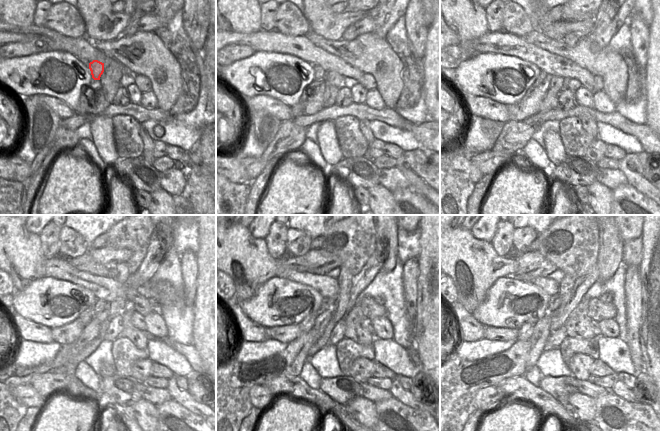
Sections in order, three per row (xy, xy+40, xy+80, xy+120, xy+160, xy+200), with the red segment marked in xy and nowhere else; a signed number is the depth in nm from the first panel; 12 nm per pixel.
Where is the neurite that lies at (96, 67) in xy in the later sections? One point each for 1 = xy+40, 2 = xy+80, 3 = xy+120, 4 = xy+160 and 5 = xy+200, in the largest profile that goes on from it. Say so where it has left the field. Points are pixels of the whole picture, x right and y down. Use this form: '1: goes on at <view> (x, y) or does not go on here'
1: goes on at xy+40 (320, 74)
2: goes on at xy+80 (543, 75)
3: goes on at xy+120 (88, 314)
4: goes on at xy+160 (308, 322)
5: goes on at xy+200 (526, 330)

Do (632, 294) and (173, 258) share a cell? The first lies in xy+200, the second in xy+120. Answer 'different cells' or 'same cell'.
different cells

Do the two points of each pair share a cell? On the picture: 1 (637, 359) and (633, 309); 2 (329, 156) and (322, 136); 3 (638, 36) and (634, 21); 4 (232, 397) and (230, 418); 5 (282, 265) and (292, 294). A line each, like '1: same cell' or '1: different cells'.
1: same cell
2: same cell
3: same cell
4: same cell
5: different cells

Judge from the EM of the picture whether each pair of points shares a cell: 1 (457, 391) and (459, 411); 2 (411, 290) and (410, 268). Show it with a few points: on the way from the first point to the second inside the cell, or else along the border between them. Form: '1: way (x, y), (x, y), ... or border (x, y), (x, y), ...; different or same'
1: way (457, 396), (457, 406); same
2: way (410, 285), (410, 273); same

